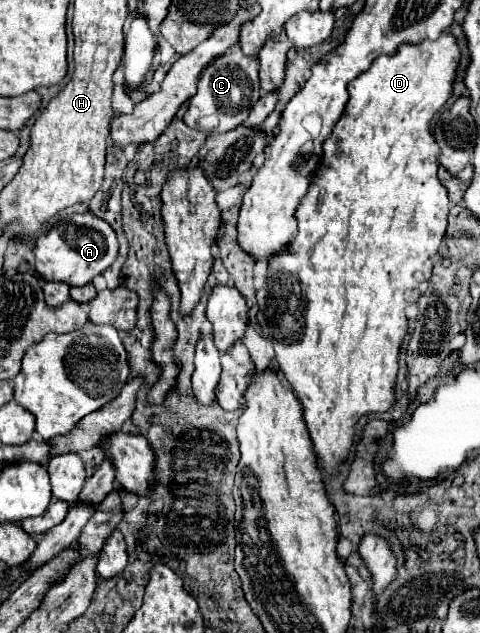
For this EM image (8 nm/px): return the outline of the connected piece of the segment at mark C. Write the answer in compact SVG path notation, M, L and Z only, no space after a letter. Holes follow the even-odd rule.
M233 46L223 56L215 58L201 72L201 78L197 84L197 94L189 98L189 108L183 116L183 122L189 128L195 128L201 120L211 120L211 124L207 126L207 130L211 130L211 132L229 132L229 130L235 130L243 122L245 122L245 126L259 126L273 112L273 108L277 104L277 94L269 92L259 98L257 70L259 70L257 58L245 56L239 46ZM255 102L257 102L257 106L255 106Z

